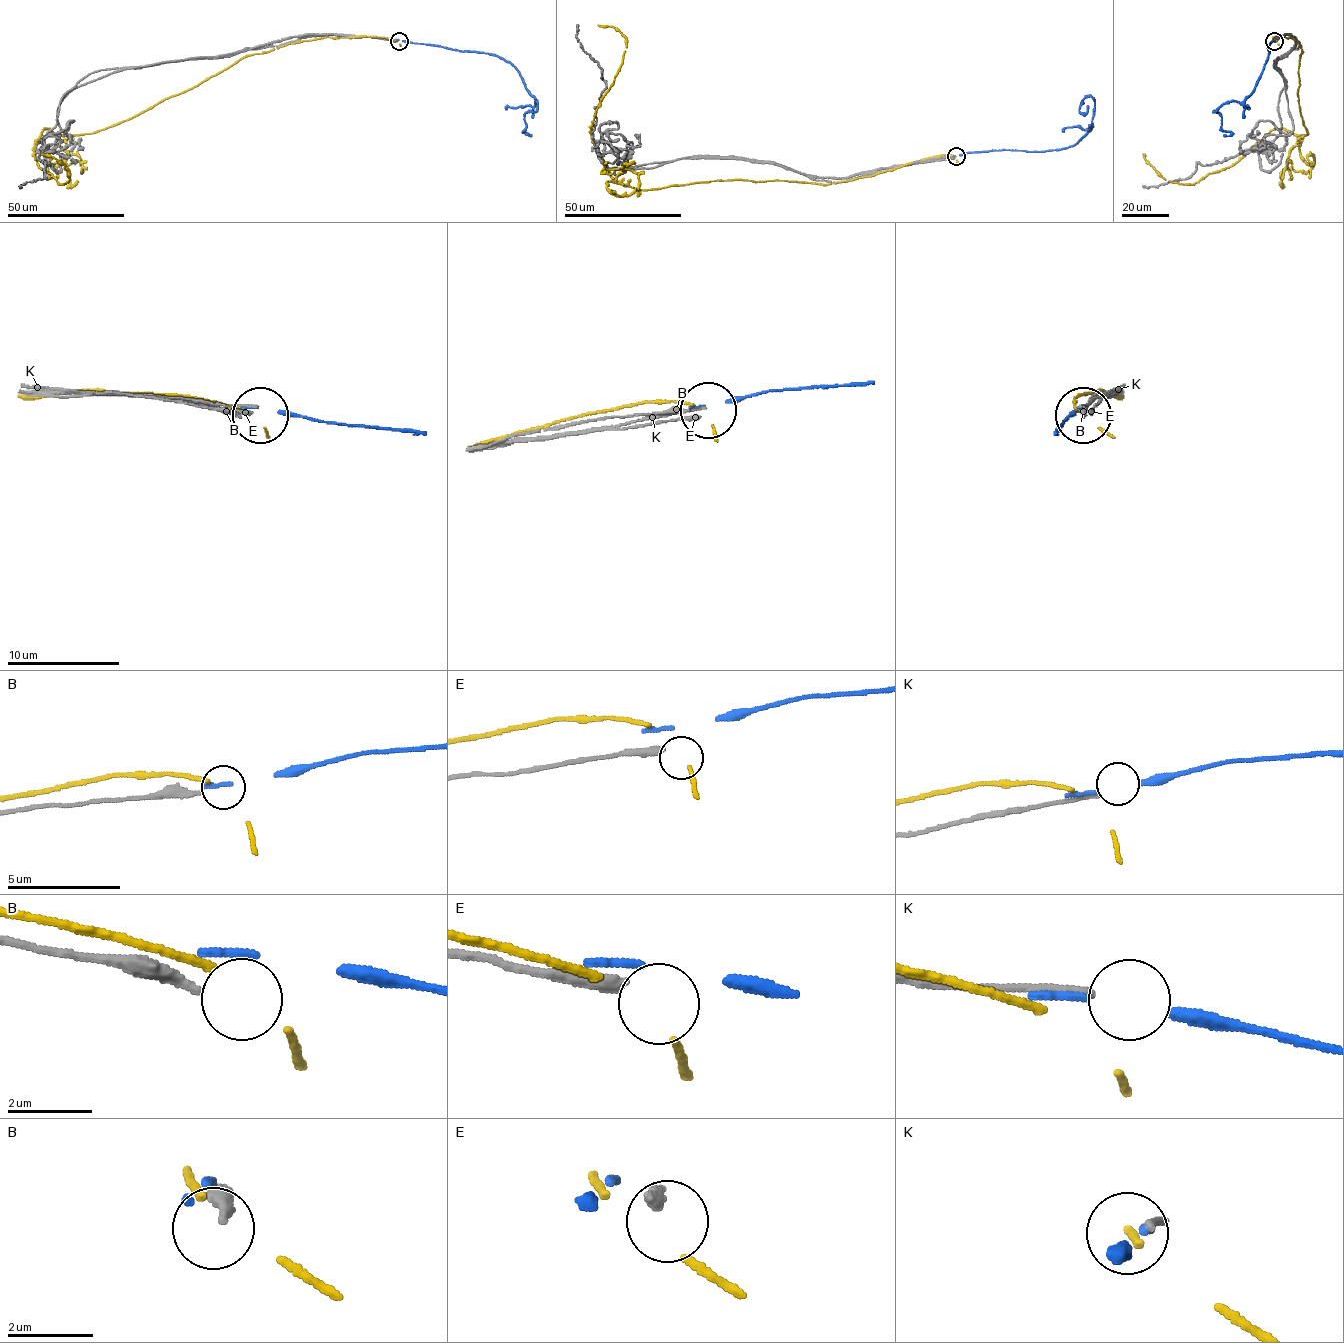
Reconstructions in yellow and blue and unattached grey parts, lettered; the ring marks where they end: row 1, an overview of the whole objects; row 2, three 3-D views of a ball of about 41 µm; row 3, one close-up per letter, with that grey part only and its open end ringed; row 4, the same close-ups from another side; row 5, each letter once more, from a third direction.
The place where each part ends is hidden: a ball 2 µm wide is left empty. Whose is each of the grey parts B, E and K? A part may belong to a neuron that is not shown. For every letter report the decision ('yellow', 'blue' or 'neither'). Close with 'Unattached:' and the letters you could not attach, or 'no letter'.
B: neither
E: neither
K: neither
Unattached: B, E, K

